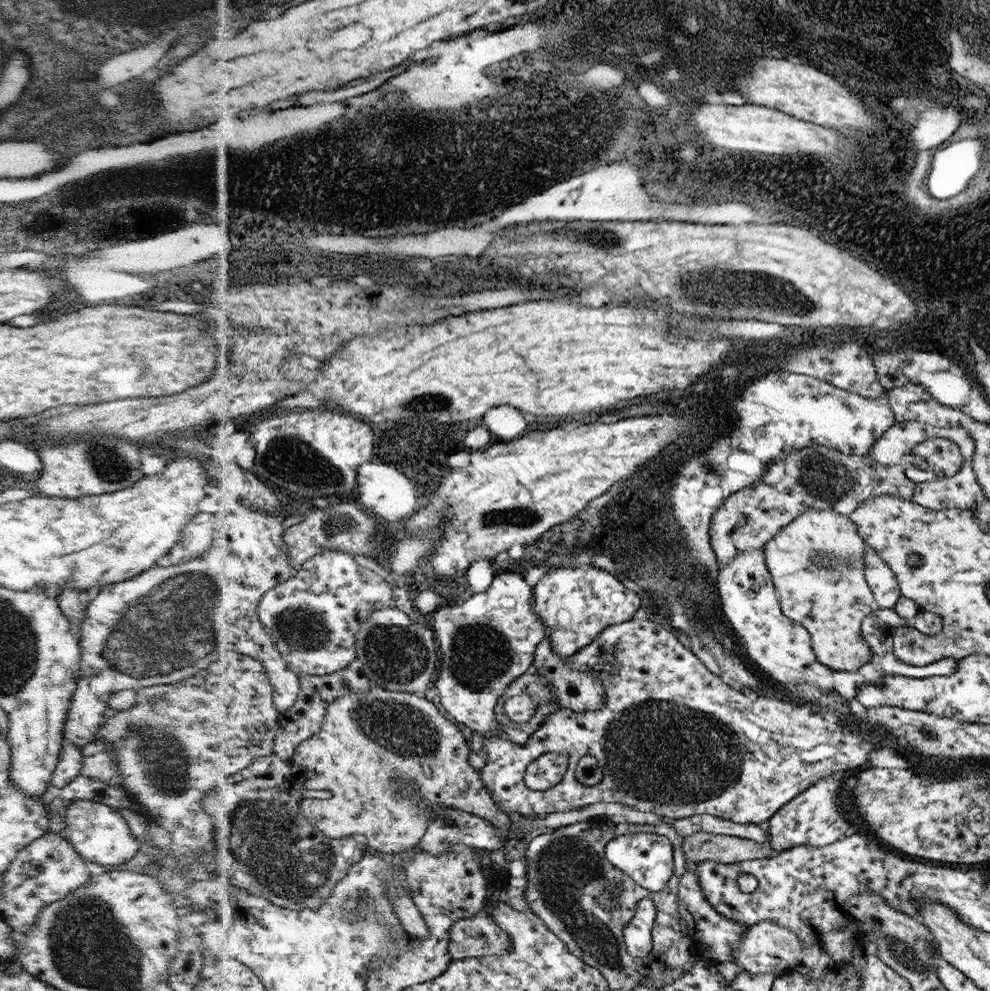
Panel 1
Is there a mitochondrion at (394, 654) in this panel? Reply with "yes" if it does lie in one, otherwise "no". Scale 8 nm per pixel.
yes

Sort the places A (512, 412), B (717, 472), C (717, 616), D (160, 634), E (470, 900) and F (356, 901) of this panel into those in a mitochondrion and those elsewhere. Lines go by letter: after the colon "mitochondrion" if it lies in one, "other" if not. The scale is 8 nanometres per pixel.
A: other
B: mitochondrion
C: other
D: mitochondrion
E: other
F: mitochondrion

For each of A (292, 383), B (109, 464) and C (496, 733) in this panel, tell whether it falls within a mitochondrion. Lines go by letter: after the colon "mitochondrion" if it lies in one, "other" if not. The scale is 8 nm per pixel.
A: other
B: mitochondrion
C: other

